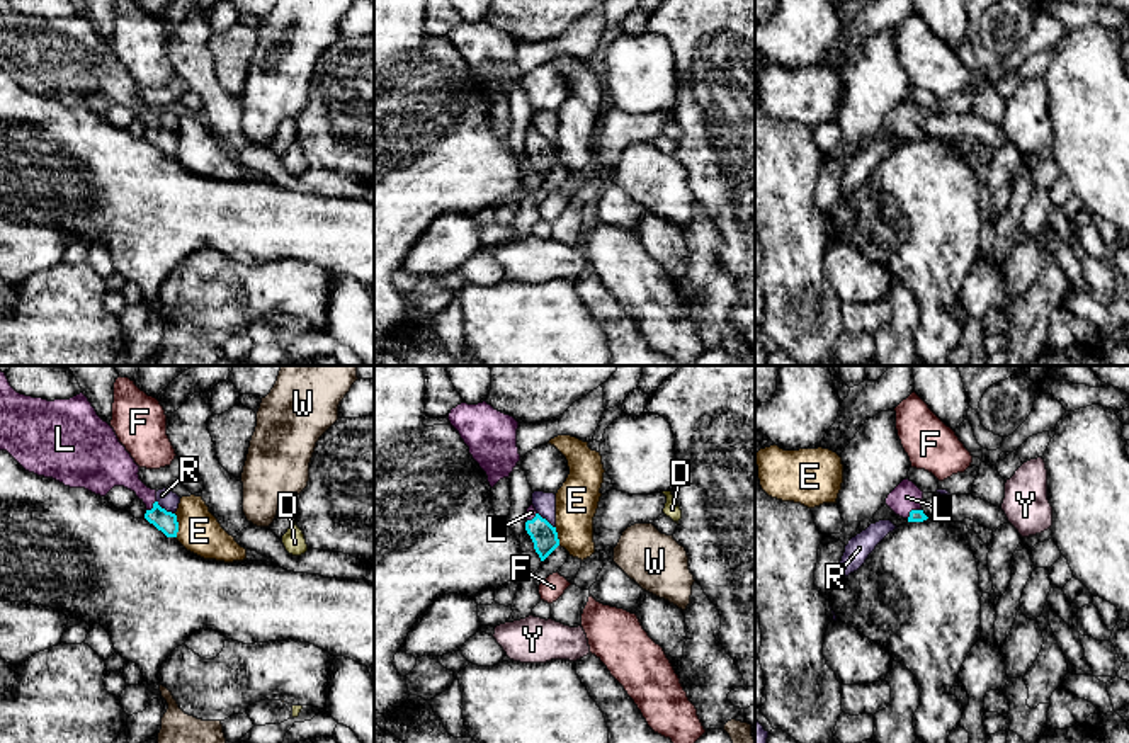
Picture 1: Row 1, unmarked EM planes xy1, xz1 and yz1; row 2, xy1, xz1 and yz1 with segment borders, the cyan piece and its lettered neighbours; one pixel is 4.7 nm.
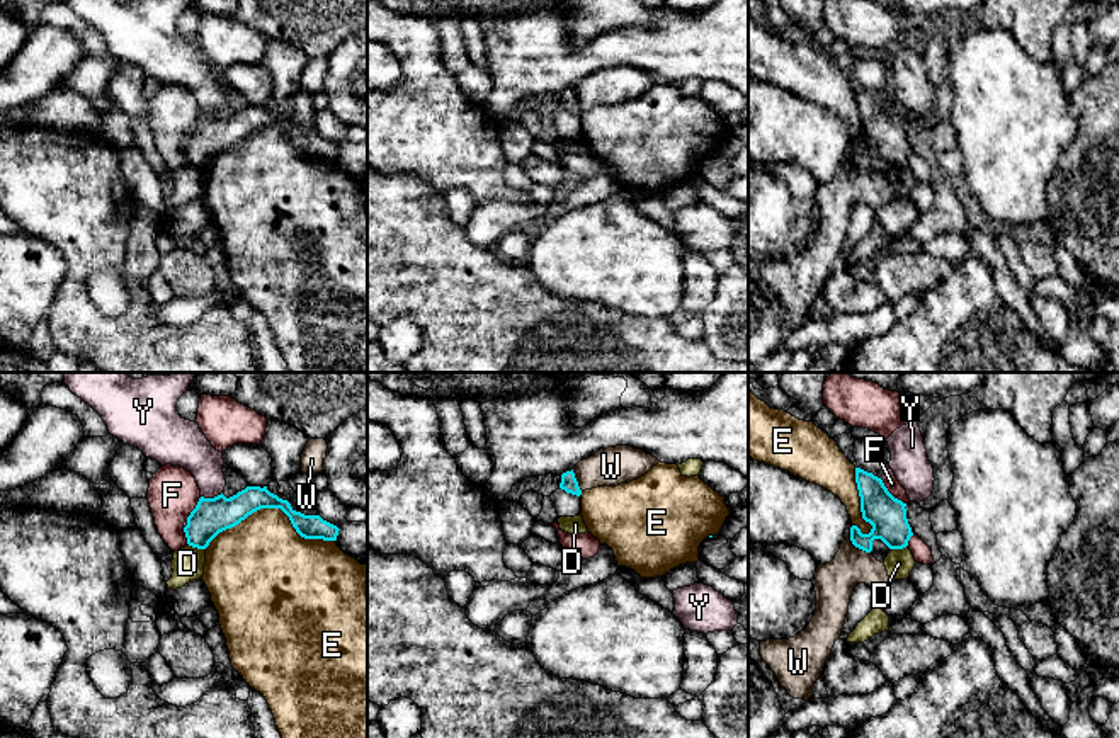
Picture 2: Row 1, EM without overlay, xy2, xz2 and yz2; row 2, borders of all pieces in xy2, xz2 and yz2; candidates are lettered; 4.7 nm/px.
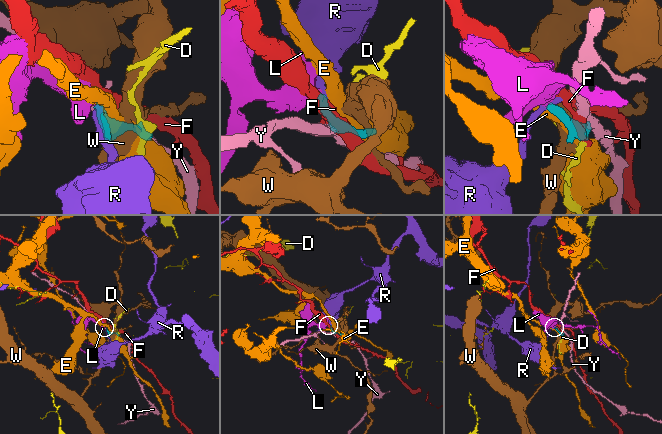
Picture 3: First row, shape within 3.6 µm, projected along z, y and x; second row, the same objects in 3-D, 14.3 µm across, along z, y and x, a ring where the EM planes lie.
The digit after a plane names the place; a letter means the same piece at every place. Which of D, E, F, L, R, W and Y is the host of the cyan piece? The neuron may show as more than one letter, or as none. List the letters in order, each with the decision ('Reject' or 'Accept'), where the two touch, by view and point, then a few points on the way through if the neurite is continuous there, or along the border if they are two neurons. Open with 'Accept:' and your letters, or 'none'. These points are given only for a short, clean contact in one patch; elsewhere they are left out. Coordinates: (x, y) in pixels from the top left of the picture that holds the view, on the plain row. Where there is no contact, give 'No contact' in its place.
Accept: L
D: Reject. Touches cyan at xy2 (198, 167). Boundary: xy2 (189, 164), (204, 169)
E: Reject. Touches cyan at xy2 (271, 126)
F: Reject. Touches cyan at yz2 (890, 113). Boundary: yz2 (880, 97), (905, 123)
L: Accept. Touches cyan at yz1 (912, 130). Path across: yz1 (915, 135), (912, 130), (907, 116)
R: Reject. Touches cyan at xy1 (164, 128). Boundary: xy1 (157, 119), (174, 133)
W: Reject. Touches cyan at yz2 (857, 165). Boundary: yz2 (849, 155), (856, 165), (869, 172)
Y: Reject. Touches cyan at xy2 (211, 118). Boundary: xy2 (221, 111), (213, 116), (201, 116)

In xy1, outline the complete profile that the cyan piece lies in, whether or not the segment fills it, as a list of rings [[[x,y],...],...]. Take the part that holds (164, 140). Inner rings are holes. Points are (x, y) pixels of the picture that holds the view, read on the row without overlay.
[[[0,0],[0,70],[7,70],[26,90],[70,107],[85,107],[105,116],[114,105],[124,105],[146,124],[145,138],[150,143],[167,156],[177,156],[177,134],[158,124],[156,109],[139,99],[139,85],[83,12],[70,19],[48,20],[20,14],[9,0]]]

